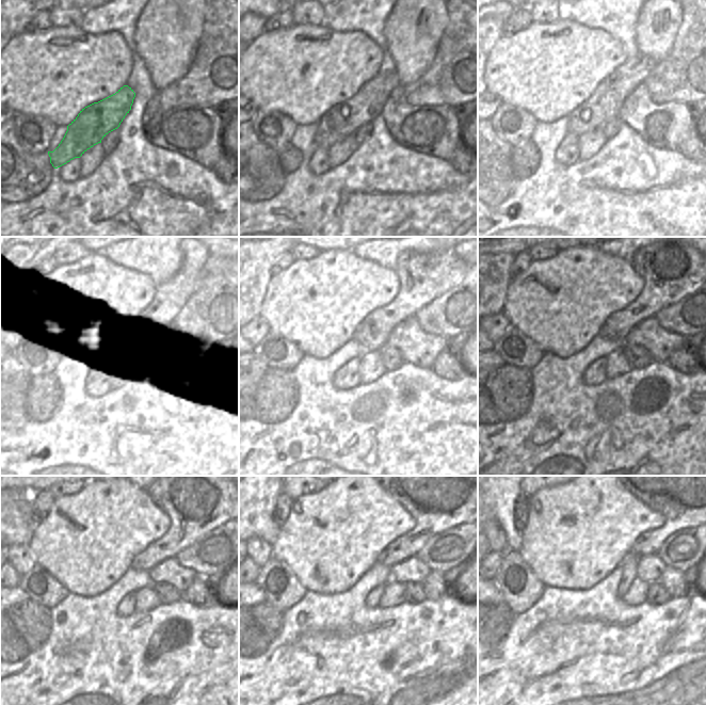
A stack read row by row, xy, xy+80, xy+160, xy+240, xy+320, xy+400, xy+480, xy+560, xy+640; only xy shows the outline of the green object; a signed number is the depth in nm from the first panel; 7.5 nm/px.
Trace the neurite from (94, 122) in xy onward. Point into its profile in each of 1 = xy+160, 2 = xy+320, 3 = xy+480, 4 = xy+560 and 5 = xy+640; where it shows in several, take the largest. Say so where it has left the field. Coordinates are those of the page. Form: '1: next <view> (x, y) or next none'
1: next xy+160 (605, 103)
2: next xy+320 (423, 276)
3: next xy+480 (198, 497)
4: next xy+560 (438, 497)
5: next xy+640 (687, 497)

